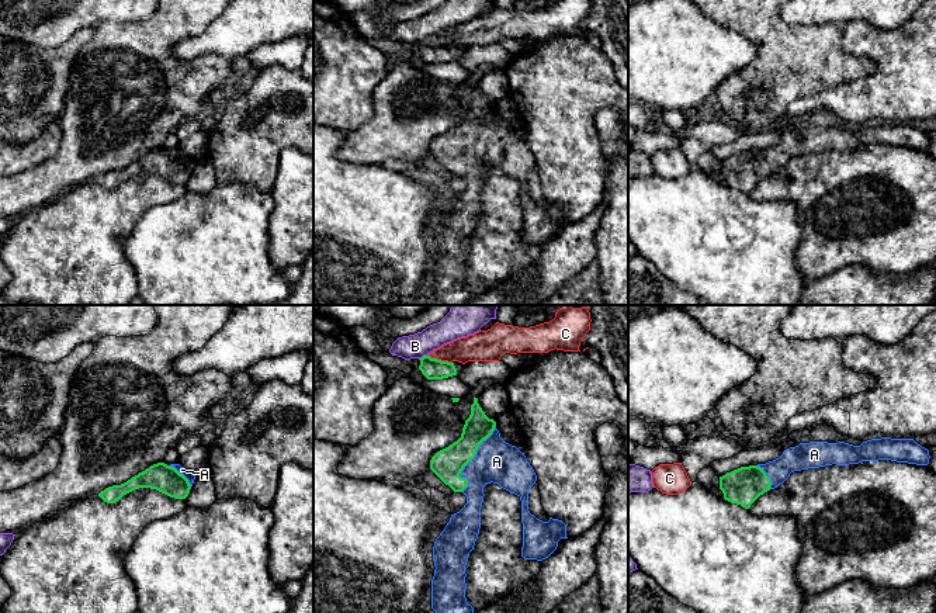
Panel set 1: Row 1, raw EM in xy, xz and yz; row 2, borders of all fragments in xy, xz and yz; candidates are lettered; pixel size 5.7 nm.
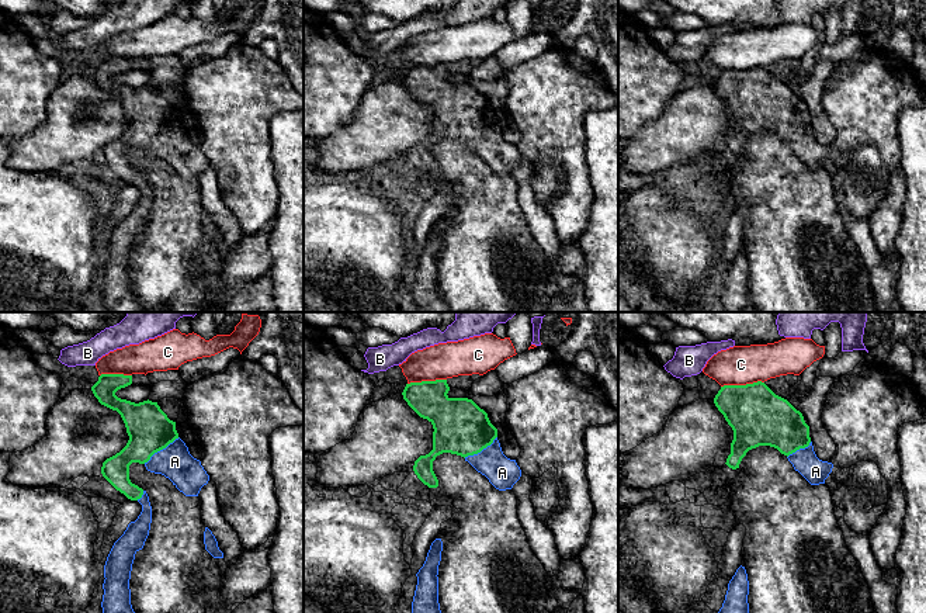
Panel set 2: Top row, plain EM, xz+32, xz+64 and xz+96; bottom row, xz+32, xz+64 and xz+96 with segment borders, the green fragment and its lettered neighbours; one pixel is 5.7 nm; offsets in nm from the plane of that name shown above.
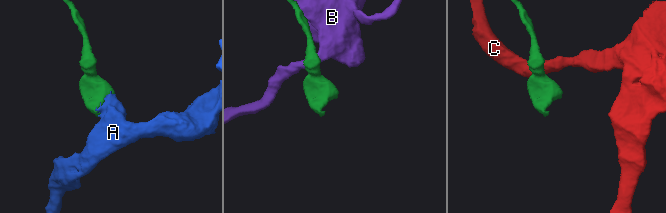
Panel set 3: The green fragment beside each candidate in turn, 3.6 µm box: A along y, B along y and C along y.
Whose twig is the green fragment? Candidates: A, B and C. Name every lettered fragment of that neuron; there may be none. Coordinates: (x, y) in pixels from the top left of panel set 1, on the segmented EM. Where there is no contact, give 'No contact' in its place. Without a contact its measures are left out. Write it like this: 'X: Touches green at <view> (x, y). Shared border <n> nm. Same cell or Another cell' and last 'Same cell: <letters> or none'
A: Touches green at xz (471, 459). Shared border 440 nm. Same cell
B: Touches green at xz (423, 356). Shared border 50 nm. Another cell
C: Touches green at xz (440, 360). Shared border 150 nm. Another cell
Same cell: A

